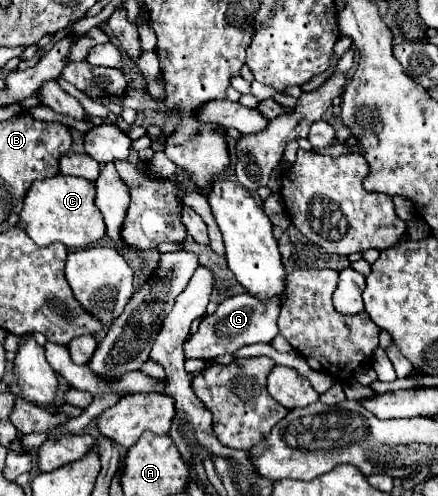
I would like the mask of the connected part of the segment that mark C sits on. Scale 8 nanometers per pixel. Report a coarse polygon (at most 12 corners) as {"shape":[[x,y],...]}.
{"shape":[[90,180],[32,184],[18,228],[38,246],[86,248],[106,234]]}

